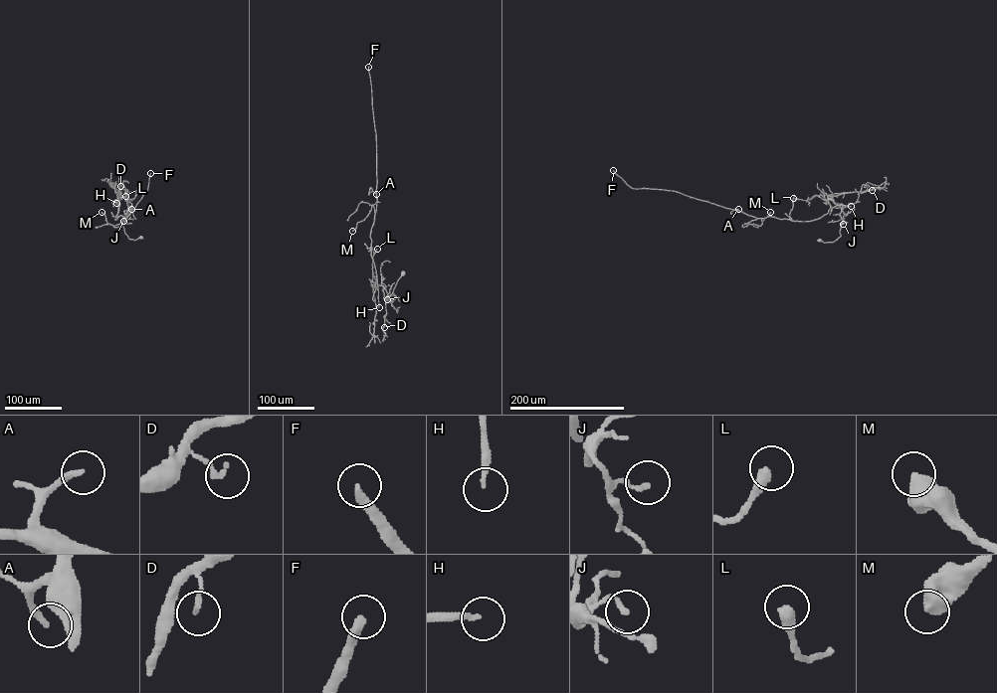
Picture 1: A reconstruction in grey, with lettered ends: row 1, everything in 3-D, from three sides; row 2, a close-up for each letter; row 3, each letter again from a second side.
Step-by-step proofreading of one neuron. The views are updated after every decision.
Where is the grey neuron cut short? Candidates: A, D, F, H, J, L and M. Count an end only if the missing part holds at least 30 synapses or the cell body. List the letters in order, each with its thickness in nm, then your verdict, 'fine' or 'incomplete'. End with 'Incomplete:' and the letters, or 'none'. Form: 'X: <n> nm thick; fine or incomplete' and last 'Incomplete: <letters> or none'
A: 190 nm thick; incomplete
D: 150 nm thick; fine
F: 280 nm thick; incomplete
H: 190 nm thick; incomplete
J: 150 nm thick; fine
L: 380 nm thick; fine
M: 600 nm thick; fine
Incomplete: A, F, H

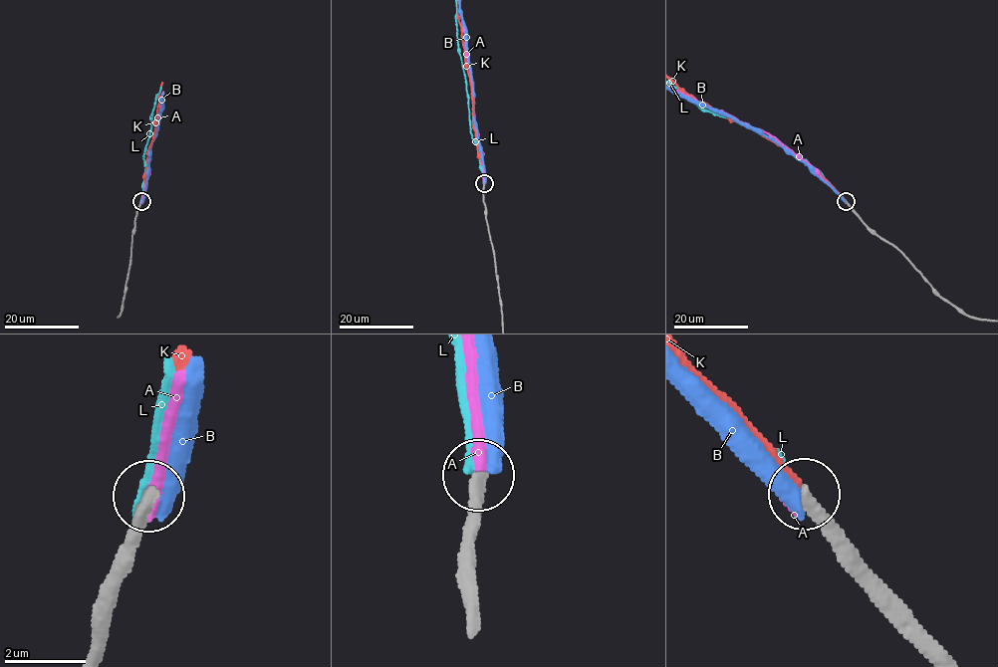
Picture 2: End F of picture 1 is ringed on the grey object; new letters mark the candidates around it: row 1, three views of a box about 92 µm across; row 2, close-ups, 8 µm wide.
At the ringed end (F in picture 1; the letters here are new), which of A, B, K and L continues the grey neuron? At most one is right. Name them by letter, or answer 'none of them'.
K

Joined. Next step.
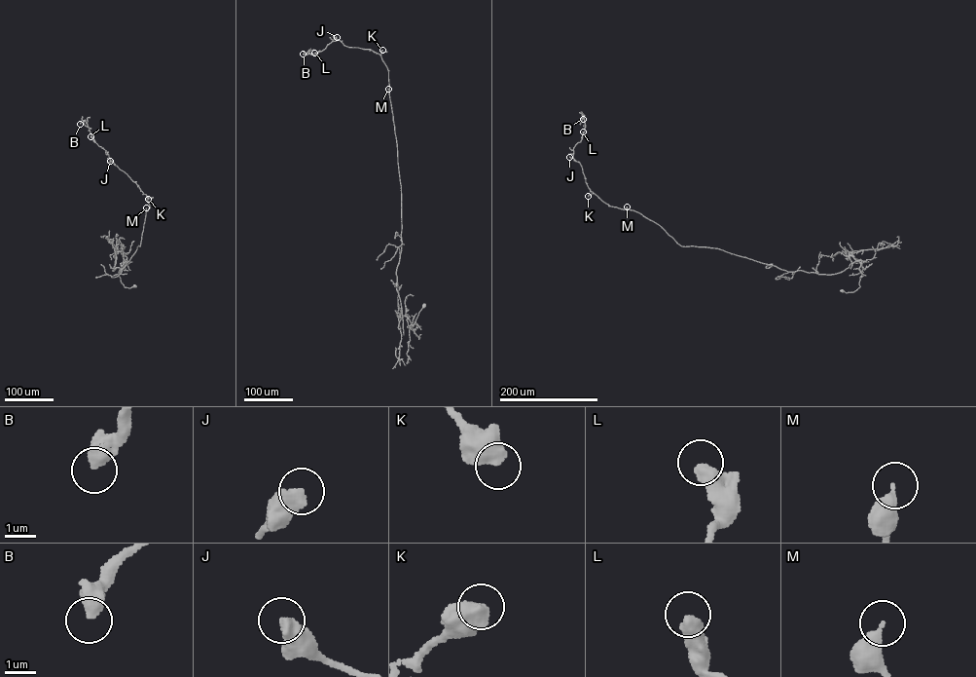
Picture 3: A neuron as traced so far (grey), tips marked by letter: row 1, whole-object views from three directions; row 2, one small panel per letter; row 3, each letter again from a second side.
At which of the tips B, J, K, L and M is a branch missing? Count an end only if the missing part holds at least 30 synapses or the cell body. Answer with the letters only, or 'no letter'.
no letter

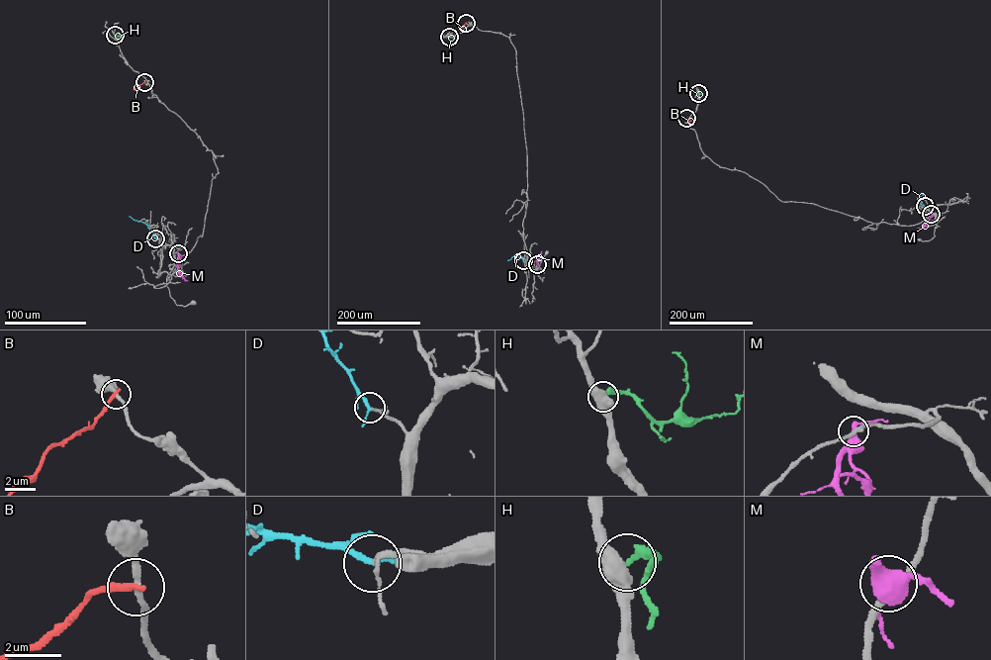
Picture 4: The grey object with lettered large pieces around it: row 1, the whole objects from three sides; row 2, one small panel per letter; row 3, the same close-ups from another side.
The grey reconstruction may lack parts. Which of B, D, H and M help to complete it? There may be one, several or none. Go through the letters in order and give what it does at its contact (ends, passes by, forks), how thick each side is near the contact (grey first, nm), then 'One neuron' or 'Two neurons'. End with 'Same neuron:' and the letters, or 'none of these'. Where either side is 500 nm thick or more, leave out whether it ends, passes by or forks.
B: It ends there. Thickness 200 nm (grey) against 240 nm. Two neurons
D: It passes by. Thickness 120 nm (grey) against 160 nm. One neuron
H: Thickness 600 nm (grey) against 280 nm. Two neurons
M: It passes by. Thickness 260 nm (grey) against 380 nm. Two neurons
Same neuron: D

